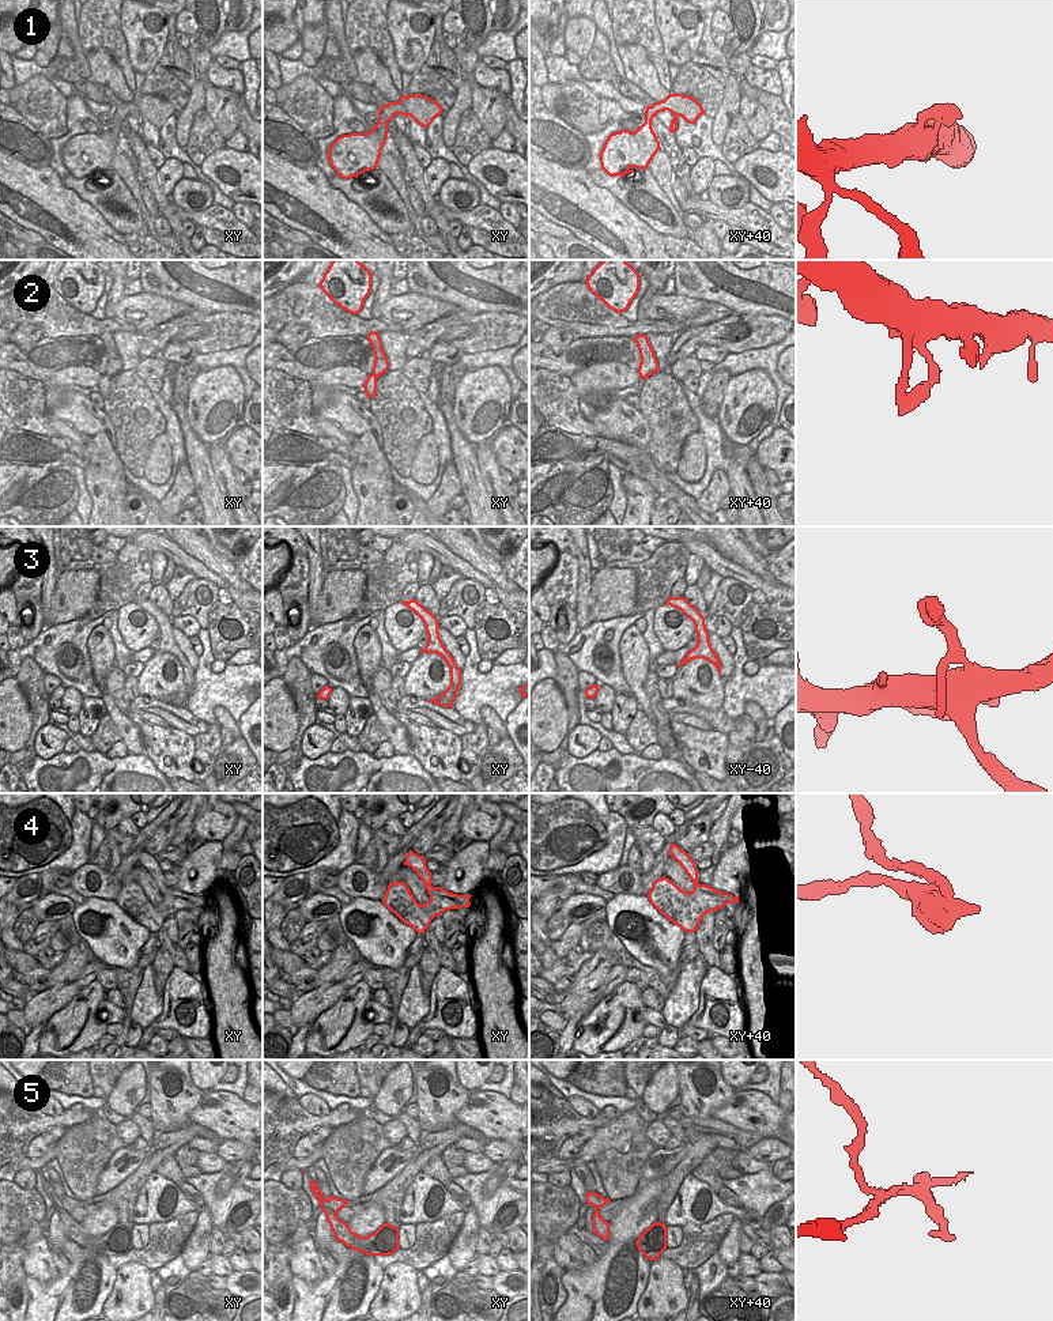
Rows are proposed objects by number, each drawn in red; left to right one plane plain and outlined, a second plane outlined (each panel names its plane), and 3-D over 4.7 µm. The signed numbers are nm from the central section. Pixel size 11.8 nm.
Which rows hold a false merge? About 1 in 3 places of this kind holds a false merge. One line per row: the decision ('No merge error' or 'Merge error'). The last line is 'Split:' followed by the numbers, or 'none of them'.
1: No merge error
2: No merge error
3: No merge error
4: Merge error
5: Merge error
Split: 4, 5

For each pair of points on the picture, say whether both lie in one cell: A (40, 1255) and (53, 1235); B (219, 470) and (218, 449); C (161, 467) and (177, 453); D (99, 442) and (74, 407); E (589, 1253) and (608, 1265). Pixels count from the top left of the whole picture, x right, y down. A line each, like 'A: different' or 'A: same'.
A: different
B: same
C: different
D: same
E: different

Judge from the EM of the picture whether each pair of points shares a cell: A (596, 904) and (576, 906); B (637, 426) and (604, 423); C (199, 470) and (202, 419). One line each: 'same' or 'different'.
A: same
B: same
C: different

